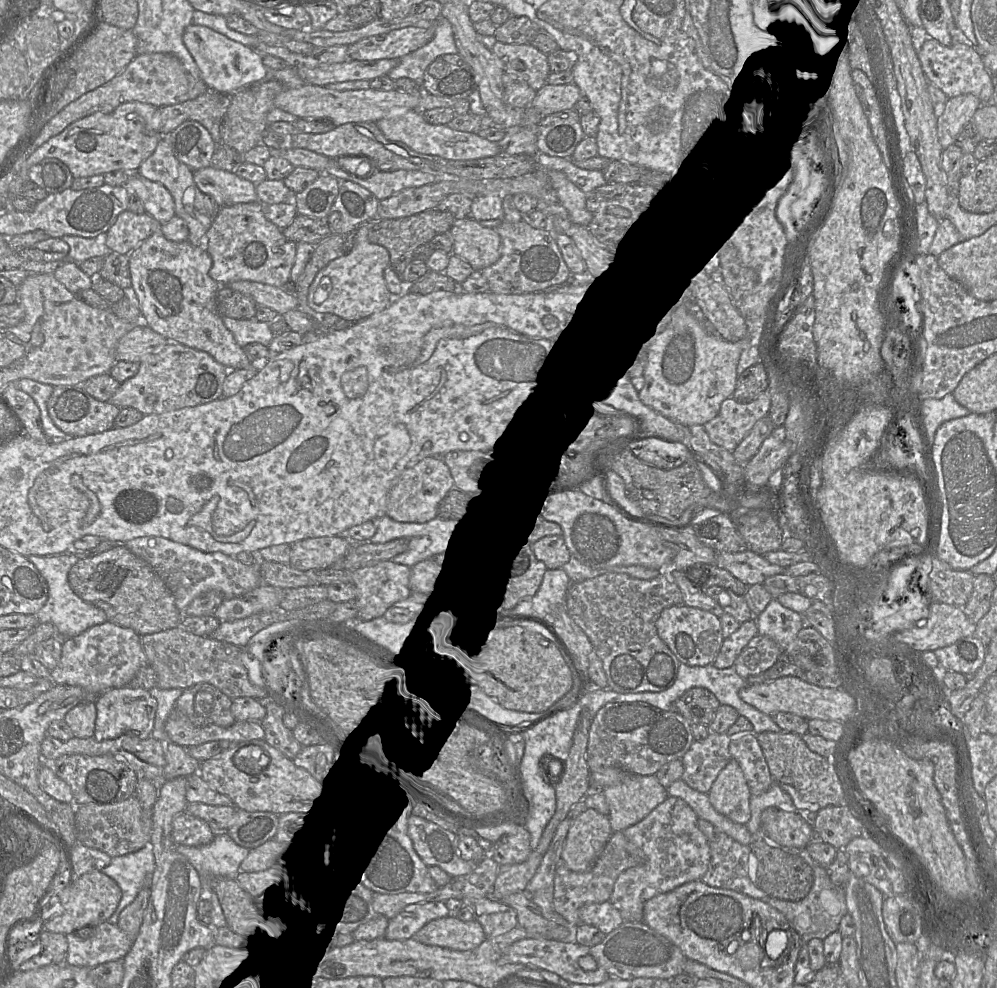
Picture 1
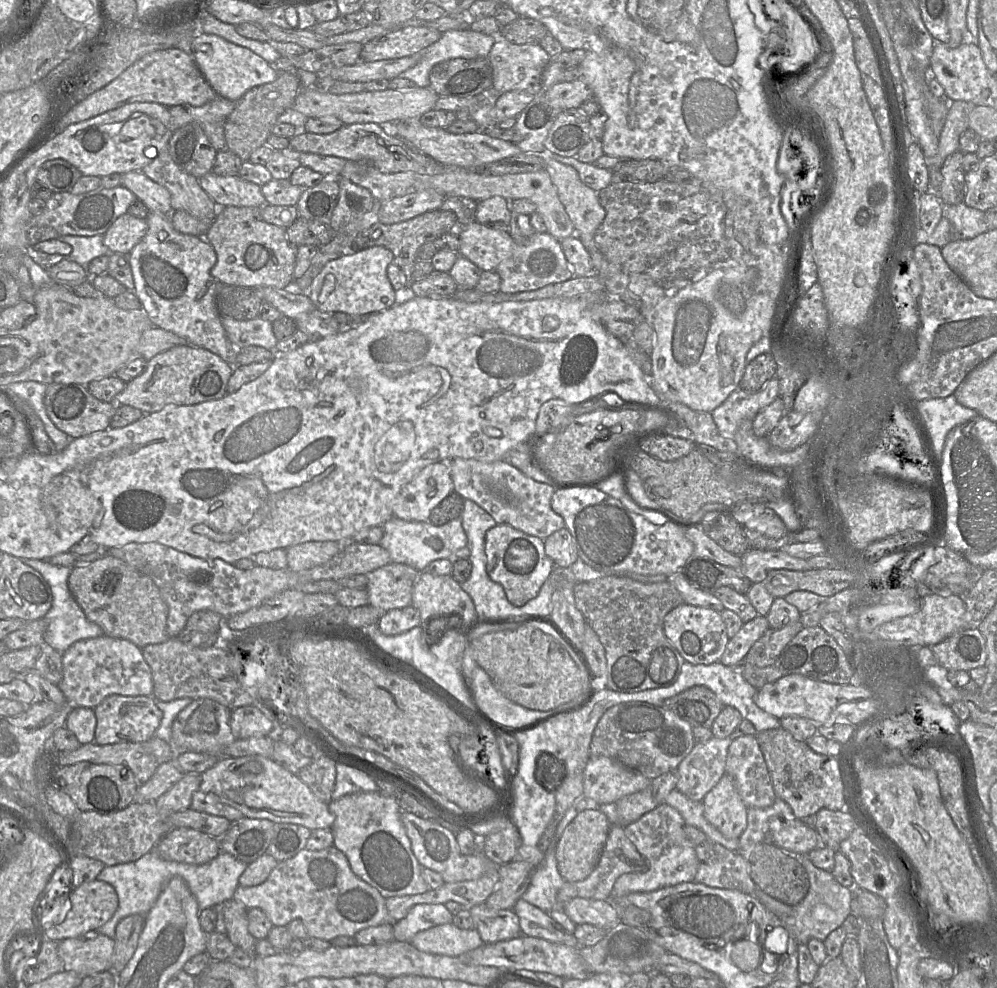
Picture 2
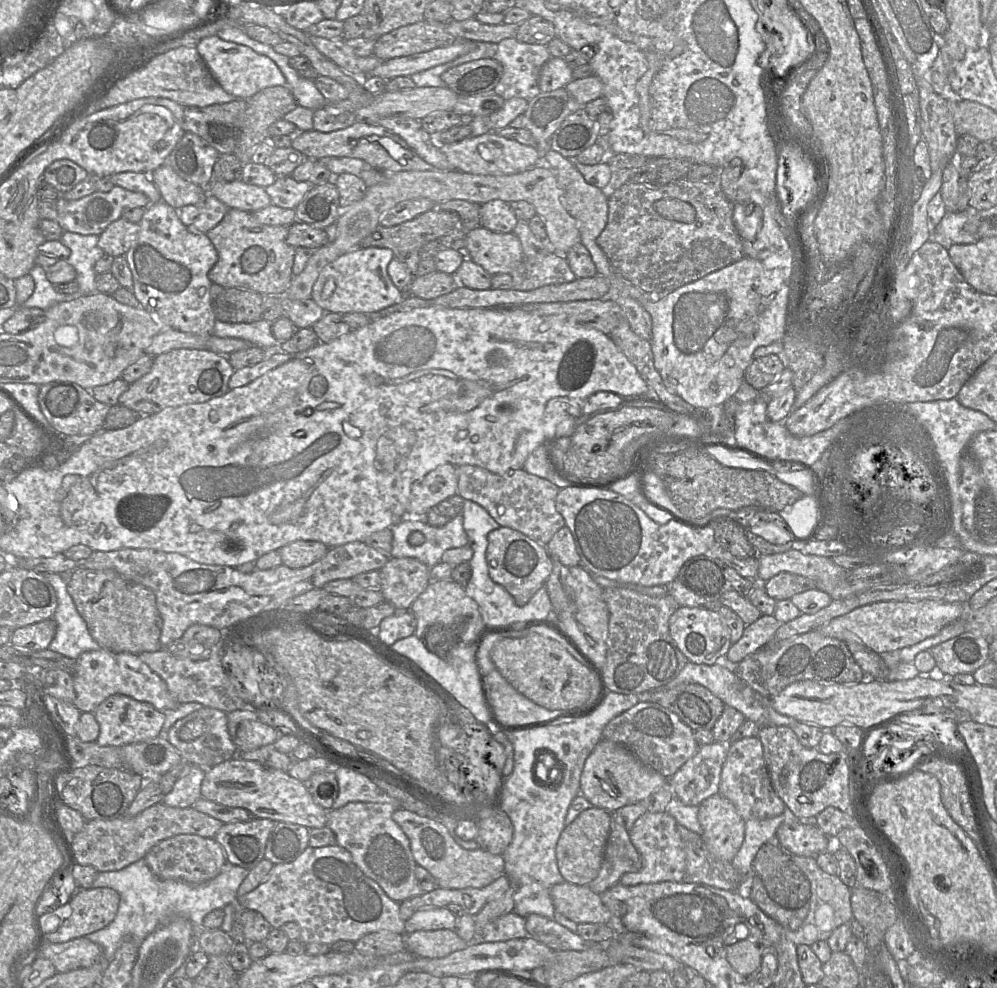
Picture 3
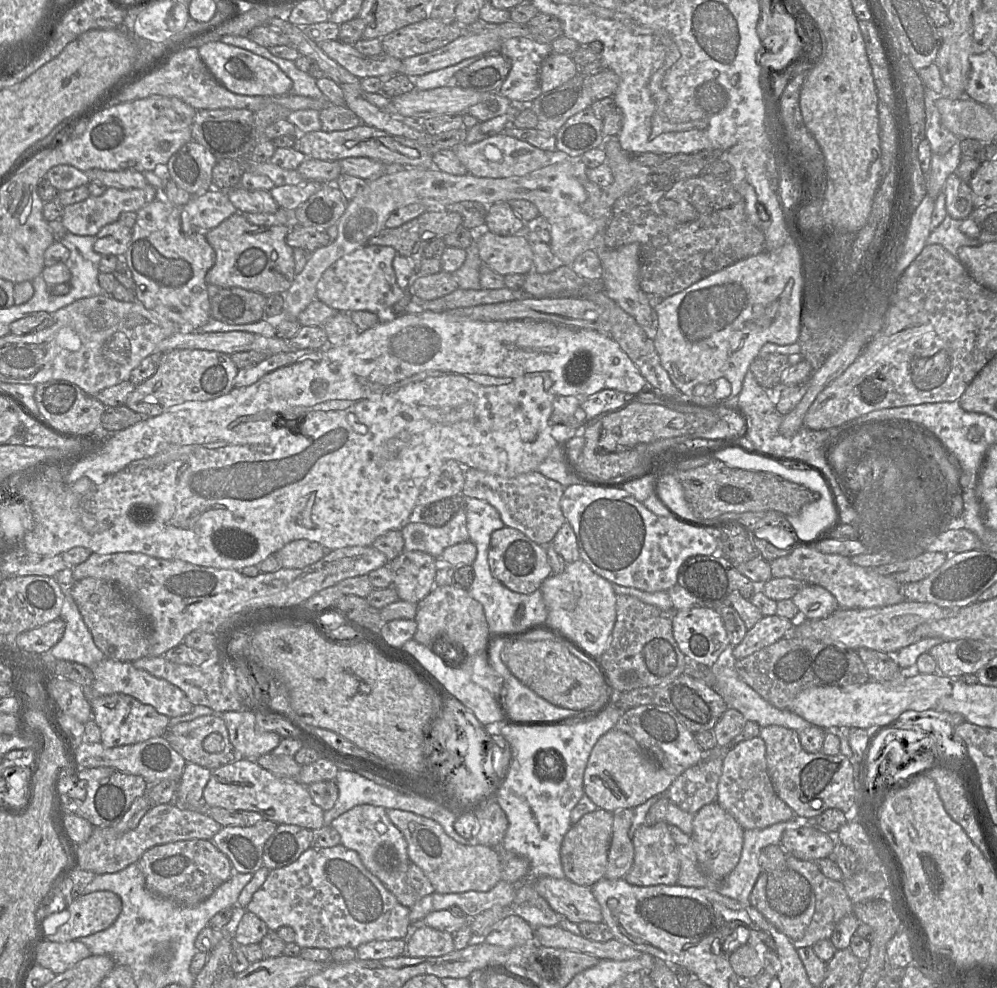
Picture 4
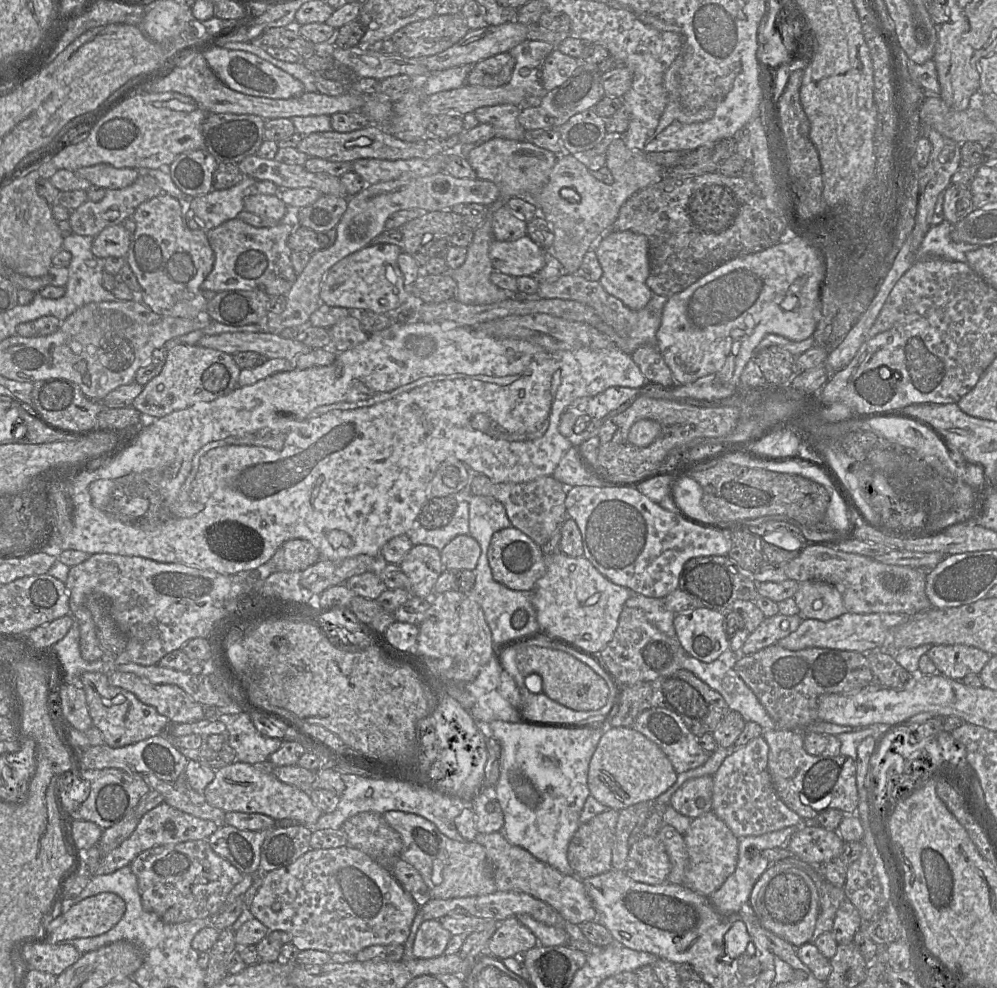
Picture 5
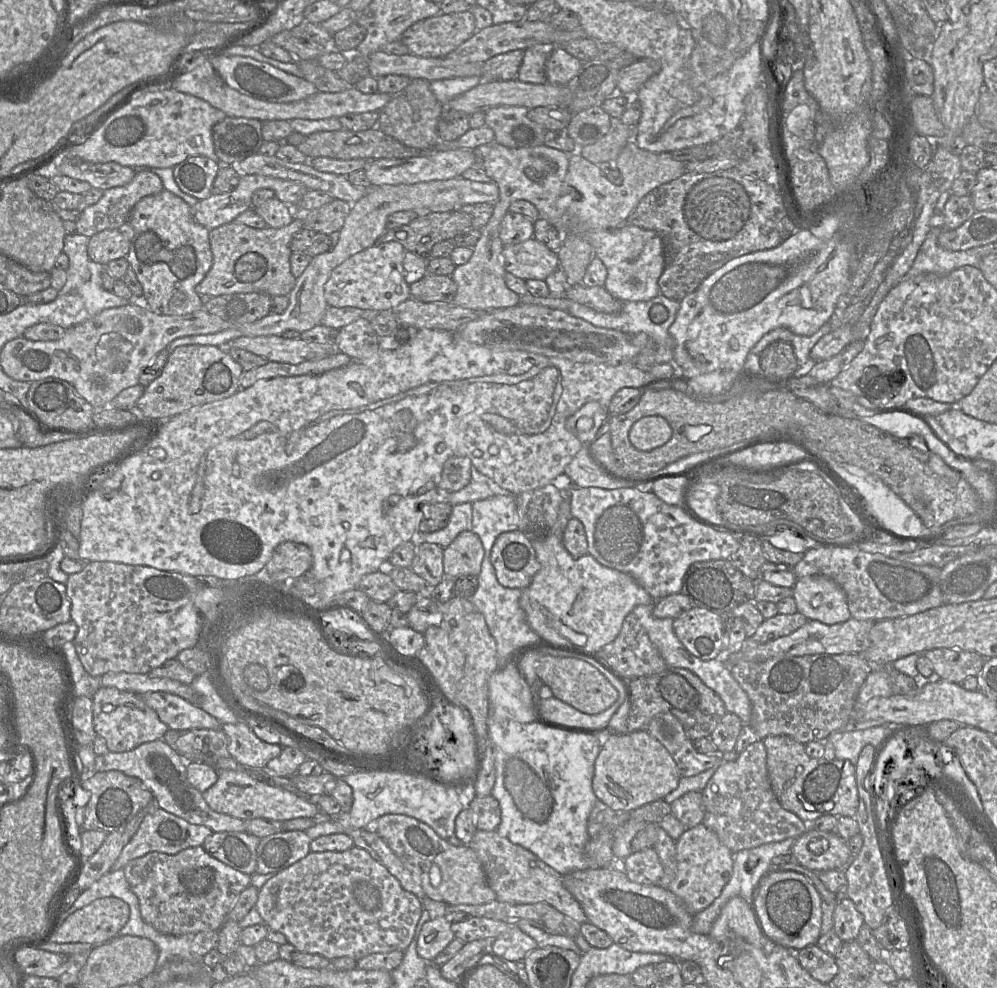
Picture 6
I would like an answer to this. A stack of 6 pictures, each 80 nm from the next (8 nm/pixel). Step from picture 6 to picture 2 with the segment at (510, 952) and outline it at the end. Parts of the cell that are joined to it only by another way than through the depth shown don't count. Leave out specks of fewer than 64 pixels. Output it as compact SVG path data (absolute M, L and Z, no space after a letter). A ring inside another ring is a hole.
M481 903L473 906L470 913L483 943L496 943L522 935L519 918L513 909L495 910Z

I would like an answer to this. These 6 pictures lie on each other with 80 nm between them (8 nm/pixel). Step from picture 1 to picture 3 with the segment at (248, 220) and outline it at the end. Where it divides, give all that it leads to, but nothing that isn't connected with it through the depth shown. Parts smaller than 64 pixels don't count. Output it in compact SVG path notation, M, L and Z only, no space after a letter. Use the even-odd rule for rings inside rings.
M229 209L223 219L206 233L214 245L218 259L208 272L209 280L223 288L236 287L249 289L260 293L264 297L271 295L285 295L292 279L292 267L294 263L295 248L286 241L288 235L287 226L266 225L257 221L251 212Z

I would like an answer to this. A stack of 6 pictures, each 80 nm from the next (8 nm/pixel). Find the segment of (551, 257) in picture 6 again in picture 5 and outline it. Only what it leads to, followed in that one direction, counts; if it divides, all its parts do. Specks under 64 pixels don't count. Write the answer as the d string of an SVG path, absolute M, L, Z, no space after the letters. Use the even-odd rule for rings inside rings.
M527 234L515 241L494 240L489 249L493 268L513 276L536 276L545 264L545 249Z

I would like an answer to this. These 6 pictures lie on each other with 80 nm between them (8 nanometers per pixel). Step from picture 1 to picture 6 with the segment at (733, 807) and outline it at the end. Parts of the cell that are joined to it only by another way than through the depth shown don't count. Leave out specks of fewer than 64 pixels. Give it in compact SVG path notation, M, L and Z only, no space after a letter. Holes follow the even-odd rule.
M703 823L685 829L676 840L676 875L667 889L683 902L690 914L701 912L720 895L730 880L734 854L719 840L717 834Z

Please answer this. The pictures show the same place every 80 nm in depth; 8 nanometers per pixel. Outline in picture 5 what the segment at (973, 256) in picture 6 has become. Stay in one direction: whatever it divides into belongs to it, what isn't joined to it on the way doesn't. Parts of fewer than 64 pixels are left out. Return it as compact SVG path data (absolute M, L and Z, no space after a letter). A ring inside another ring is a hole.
M945 191L938 195L931 227L917 251L917 260L937 257L967 263L967 252L977 250L981 246L952 241L950 235L954 225L945 220L943 211L944 199Z

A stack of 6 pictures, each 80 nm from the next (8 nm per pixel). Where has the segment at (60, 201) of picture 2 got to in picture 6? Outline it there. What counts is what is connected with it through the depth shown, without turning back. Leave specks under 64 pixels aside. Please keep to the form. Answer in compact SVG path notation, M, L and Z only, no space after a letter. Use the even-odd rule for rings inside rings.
M138 172L130 183L104 190L97 203L85 207L76 221L76 233L92 237L106 229L119 229L128 222L131 210L142 198L163 190L158 175Z

